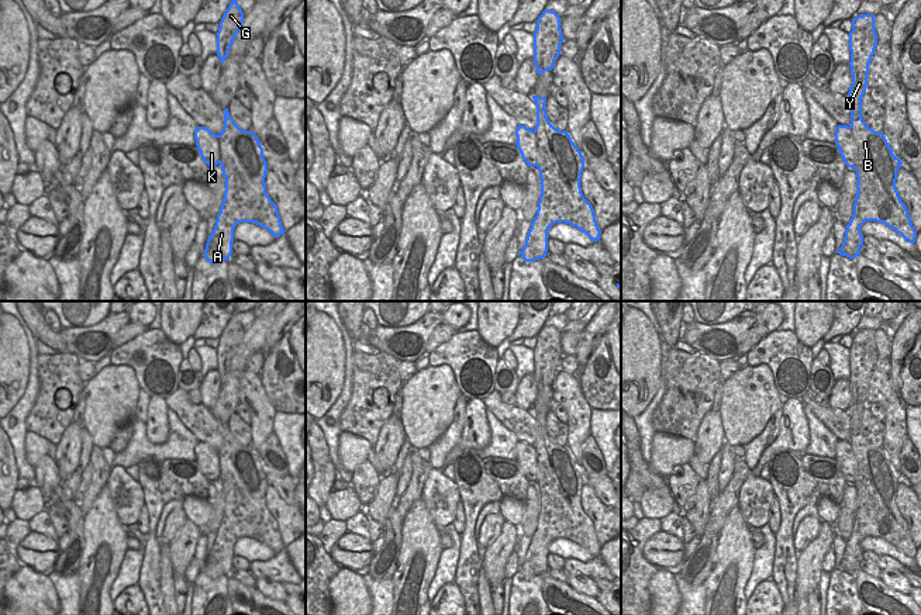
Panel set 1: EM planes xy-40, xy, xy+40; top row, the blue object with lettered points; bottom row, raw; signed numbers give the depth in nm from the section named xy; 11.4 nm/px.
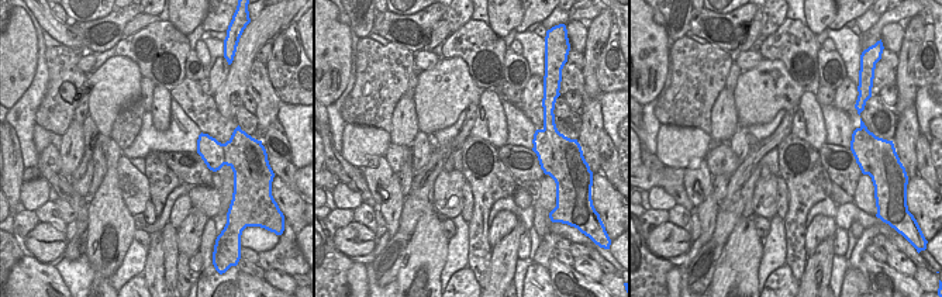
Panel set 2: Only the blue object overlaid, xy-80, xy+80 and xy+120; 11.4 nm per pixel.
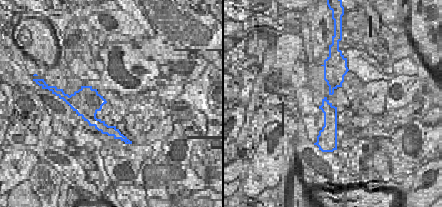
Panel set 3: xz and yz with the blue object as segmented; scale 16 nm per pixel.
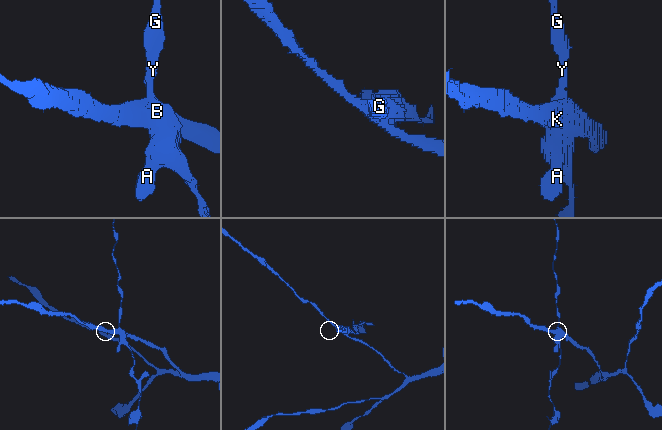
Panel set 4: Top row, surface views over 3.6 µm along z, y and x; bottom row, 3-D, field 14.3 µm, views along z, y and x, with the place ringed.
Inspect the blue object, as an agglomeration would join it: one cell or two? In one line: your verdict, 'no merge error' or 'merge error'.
merge error

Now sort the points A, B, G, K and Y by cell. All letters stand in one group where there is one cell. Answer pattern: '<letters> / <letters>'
A B G Y / K

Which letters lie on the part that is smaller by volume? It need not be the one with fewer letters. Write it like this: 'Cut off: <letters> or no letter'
Cut off: A, B, G, Y

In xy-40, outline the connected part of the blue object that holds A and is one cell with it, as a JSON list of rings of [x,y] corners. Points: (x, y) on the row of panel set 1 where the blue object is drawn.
[[[228,108],[224,110],[220,152],[225,191],[204,249],[204,258],[211,265],[230,260],[234,229],[239,222],[256,224],[275,238],[286,232],[277,207],[266,193],[265,177],[269,169],[263,148],[252,131],[244,131],[234,122]]]

